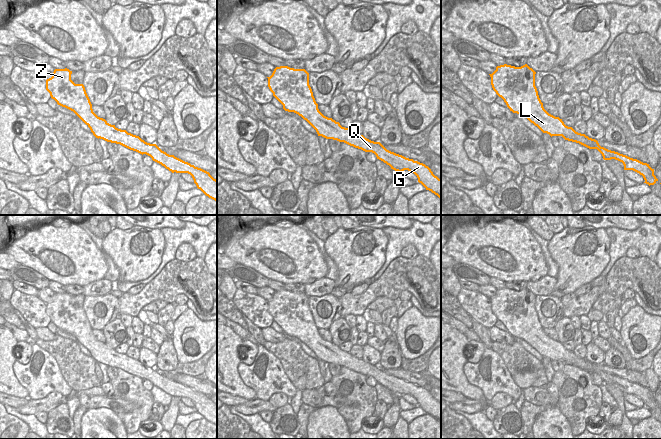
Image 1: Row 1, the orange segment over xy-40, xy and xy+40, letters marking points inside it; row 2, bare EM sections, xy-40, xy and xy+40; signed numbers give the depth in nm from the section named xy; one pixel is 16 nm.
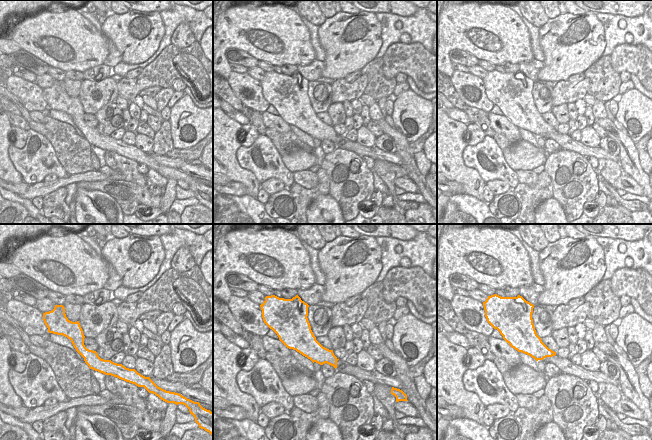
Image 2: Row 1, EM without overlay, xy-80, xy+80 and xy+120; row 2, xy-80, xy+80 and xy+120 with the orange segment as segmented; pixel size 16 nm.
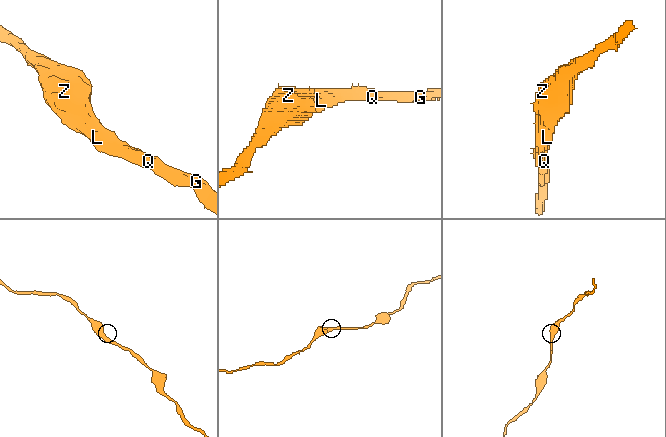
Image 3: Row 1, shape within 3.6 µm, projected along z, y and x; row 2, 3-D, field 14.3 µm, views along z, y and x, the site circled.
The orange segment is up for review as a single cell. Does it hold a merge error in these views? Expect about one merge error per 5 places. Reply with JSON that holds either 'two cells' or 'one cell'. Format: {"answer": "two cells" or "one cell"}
{"answer": "one cell"}

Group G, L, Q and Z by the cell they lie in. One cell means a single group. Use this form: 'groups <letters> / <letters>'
groups G L Q Z

